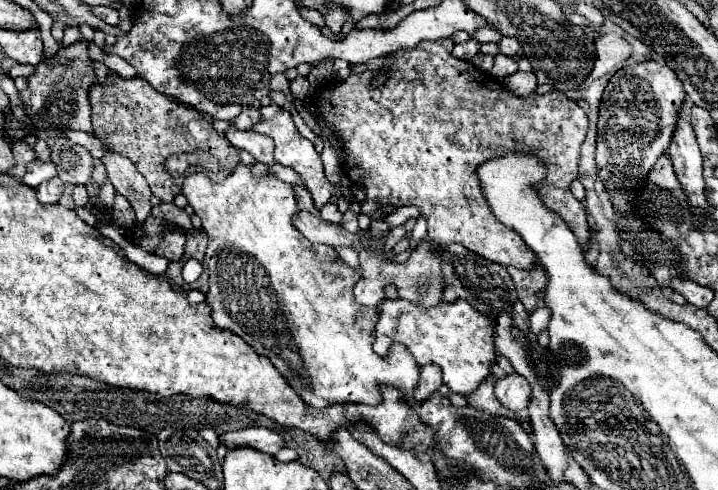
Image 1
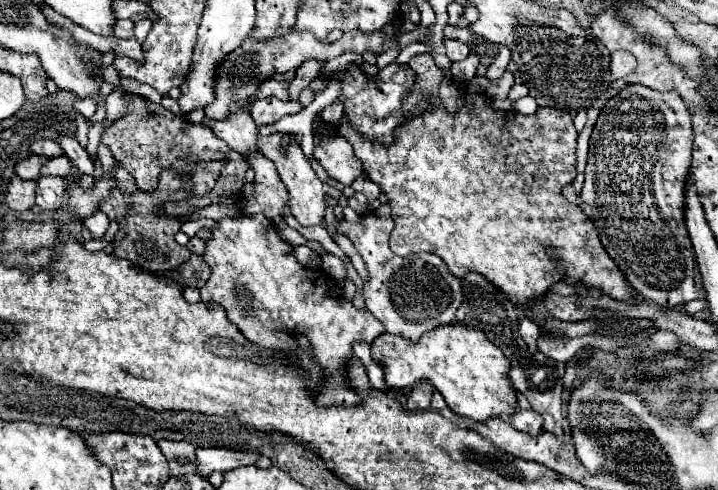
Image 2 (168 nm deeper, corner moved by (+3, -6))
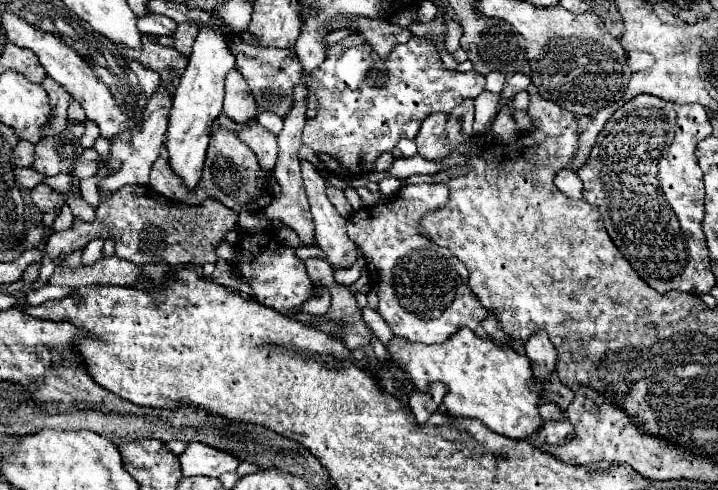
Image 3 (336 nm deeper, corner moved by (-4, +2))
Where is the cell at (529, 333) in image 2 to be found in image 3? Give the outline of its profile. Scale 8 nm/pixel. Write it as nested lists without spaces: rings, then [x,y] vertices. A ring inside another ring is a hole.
[[[536,331],[526,343],[526,357],[530,359],[534,379],[550,377],[556,367],[556,349],[548,339],[548,333]]]

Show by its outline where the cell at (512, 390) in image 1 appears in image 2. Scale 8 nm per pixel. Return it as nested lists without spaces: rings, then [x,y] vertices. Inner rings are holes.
[[[527,409],[527,411],[517,411],[513,417],[509,417],[509,423],[517,429],[517,431],[523,431],[523,433],[529,433],[531,437],[539,437],[543,433],[541,429],[541,415],[535,413],[533,409]]]

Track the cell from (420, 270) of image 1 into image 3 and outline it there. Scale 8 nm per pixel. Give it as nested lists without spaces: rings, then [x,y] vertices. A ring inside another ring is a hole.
[[[444,183],[404,185],[390,201],[378,203],[374,207],[364,207],[348,219],[348,237],[360,247],[366,259],[370,281],[376,287],[376,293],[380,299],[378,303],[380,315],[388,321],[388,325],[398,337],[404,337],[408,341],[420,341],[426,345],[444,341],[446,337],[456,333],[456,329],[460,327],[468,327],[476,331],[478,323],[486,317],[486,309],[480,305],[480,301],[476,301],[476,295],[472,295],[472,291],[466,287],[468,283],[466,267],[458,259],[454,259],[454,255],[448,248],[437,246],[418,233],[418,227],[416,227],[418,219],[424,213],[438,209],[446,201],[448,201],[448,187]]]

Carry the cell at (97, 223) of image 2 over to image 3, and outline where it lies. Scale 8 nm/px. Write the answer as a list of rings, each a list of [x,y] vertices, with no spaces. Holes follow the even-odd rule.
[[[92,239],[86,249],[84,249],[84,255],[82,255],[82,263],[84,265],[92,265],[96,263],[98,259],[102,259],[102,245],[104,245],[104,239]]]

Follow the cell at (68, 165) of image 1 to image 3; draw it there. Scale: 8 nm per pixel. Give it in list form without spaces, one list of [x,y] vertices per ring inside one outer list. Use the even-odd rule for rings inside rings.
[[[16,167],[14,173],[16,173],[16,181],[20,181],[20,185],[26,187],[26,189],[32,189],[32,187],[36,187],[38,183],[42,183],[46,179],[44,173],[36,173],[34,169],[20,169],[20,167]]]

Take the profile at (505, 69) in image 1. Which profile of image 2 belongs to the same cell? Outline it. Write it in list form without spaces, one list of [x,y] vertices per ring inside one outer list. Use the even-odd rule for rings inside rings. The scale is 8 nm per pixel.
[[[505,71],[505,75],[503,75],[501,79],[489,81],[485,93],[487,93],[487,97],[491,97],[491,99],[507,99],[507,93],[509,93],[509,89],[513,87],[513,83],[515,83],[515,81],[513,81],[513,73],[511,73],[511,71]]]

